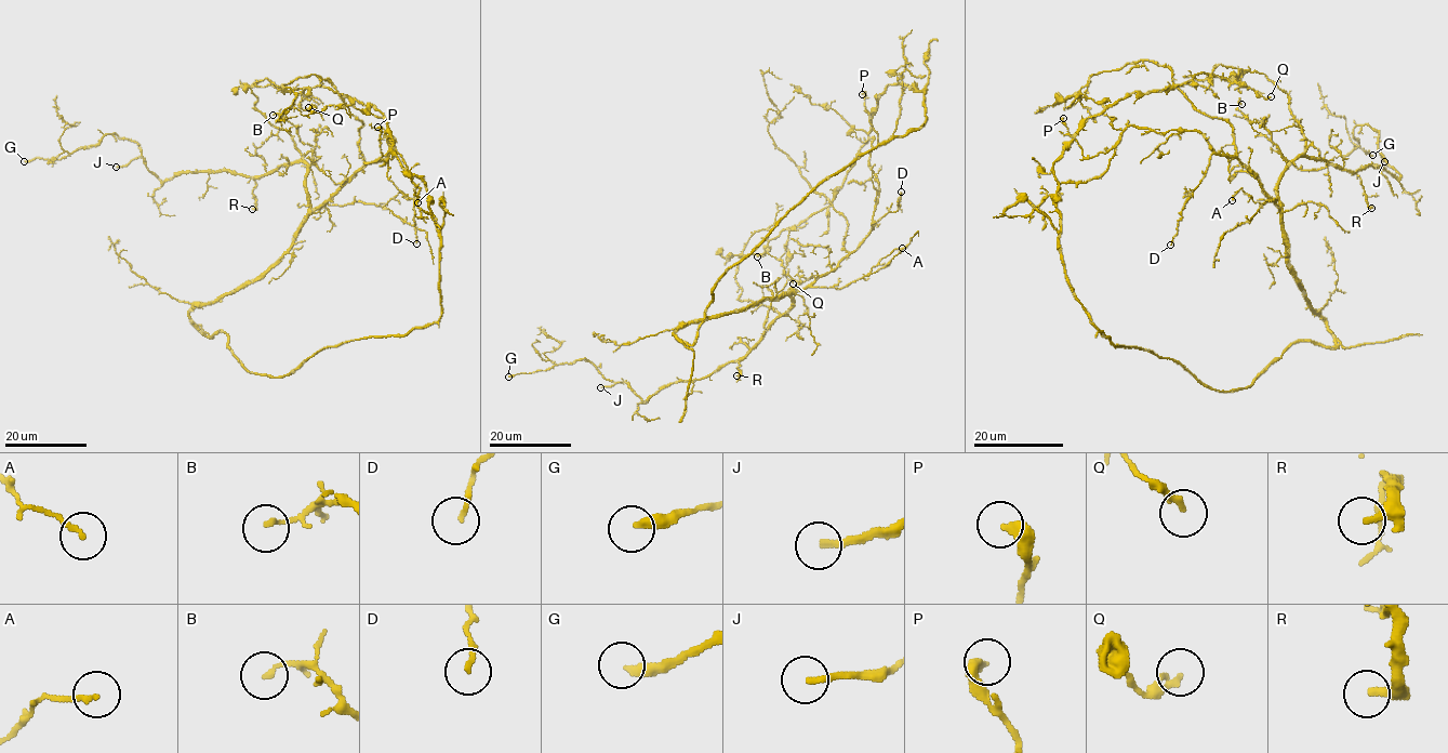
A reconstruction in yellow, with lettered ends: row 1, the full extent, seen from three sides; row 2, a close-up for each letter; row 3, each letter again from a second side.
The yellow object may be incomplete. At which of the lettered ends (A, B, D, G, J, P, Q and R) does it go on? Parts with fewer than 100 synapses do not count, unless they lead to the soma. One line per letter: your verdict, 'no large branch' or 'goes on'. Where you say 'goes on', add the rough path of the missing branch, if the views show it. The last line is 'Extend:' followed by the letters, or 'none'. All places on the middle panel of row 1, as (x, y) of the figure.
A: no large branch
B: no large branch
D: no large branch
G: no large branch
J: no large branch
P: no large branch
Q: no large branch
R: no large branch
Extend: none

